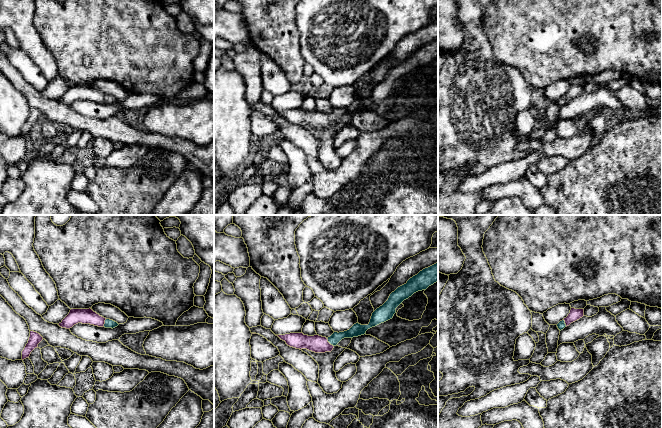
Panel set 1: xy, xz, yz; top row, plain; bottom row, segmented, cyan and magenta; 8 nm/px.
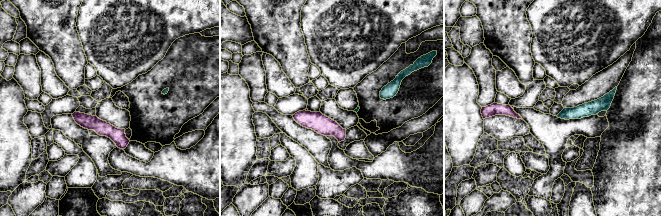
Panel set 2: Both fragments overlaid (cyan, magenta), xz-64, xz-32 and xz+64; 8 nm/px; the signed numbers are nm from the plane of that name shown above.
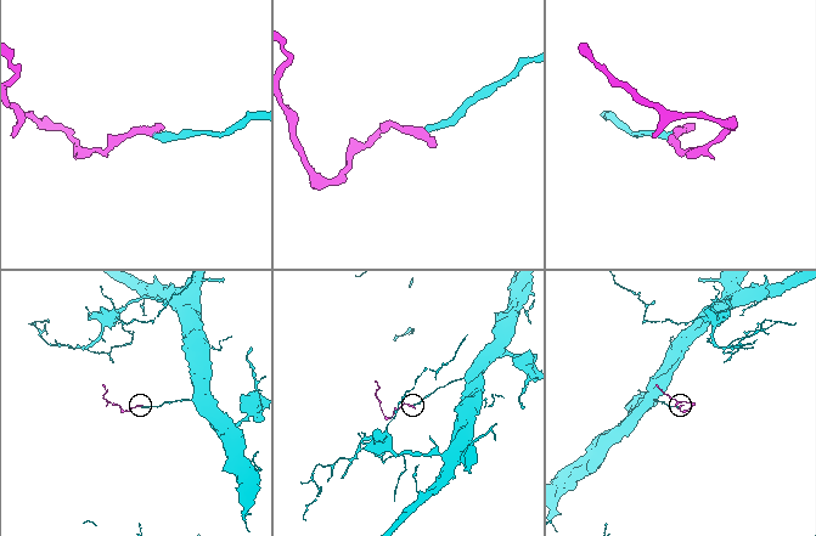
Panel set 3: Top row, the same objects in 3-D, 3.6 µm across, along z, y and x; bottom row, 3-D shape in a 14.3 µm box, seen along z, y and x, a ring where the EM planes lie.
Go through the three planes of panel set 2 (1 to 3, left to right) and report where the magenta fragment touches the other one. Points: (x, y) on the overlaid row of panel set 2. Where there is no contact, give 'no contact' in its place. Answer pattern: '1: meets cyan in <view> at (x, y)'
1: no contact
2: no contact
3: no contact

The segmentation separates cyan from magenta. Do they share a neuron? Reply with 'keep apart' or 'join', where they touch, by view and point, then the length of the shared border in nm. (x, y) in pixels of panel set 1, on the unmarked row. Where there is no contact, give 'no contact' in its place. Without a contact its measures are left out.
join | xz (329, 118) | 90 nm

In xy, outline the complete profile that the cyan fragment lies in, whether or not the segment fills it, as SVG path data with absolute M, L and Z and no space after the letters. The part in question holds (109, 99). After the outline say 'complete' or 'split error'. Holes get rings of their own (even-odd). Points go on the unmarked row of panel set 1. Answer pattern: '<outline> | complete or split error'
M91 84L71 85L69 90L58 101L62 104L70 105L78 99L90 100L98 103L112 105L119 101L117 98L113 96L106 95L100 92L99 90L94 88Z | split error

